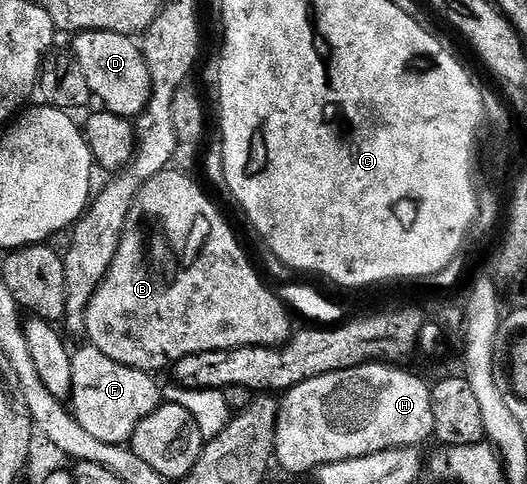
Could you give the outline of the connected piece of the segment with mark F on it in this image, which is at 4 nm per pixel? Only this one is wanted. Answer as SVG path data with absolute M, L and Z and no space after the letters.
M85 343L81 350L73 353L73 387L71 390L71 413L76 424L81 425L97 441L119 445L132 438L135 427L151 410L155 410L163 403L161 389L153 378L152 372L137 368L136 365L125 365L117 361L108 353L98 349L92 343Z

